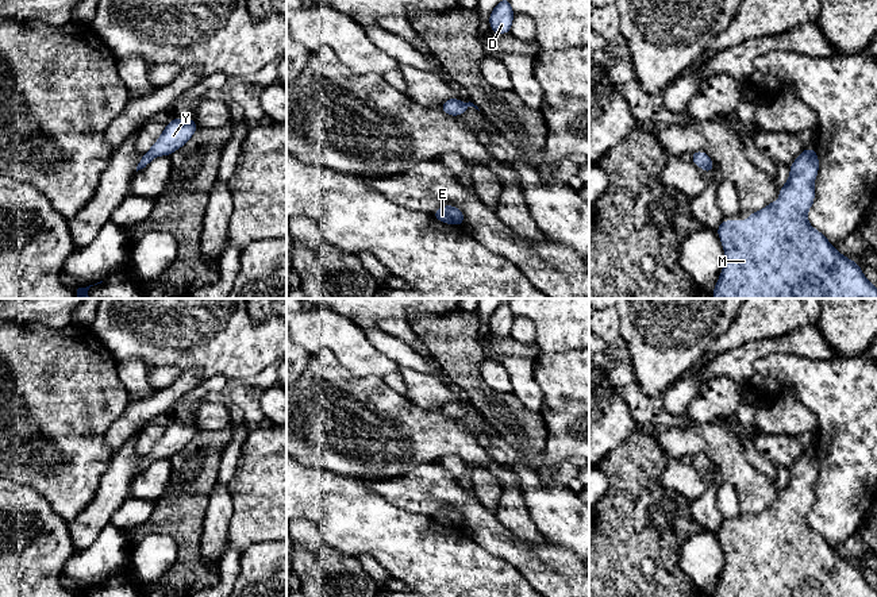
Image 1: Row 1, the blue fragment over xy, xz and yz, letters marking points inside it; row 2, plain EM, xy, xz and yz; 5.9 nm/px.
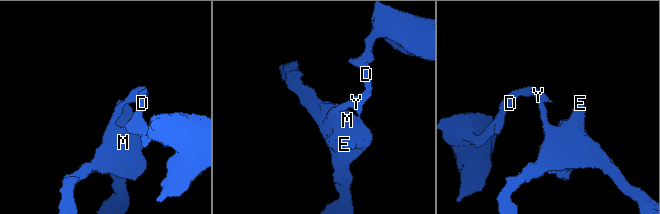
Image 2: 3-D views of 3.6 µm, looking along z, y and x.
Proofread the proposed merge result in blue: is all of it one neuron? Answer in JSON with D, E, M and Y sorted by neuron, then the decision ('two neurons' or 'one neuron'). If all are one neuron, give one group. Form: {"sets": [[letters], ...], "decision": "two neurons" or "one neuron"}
{"sets": [["D", "E", "M", "Y"]], "decision": "one neuron"}

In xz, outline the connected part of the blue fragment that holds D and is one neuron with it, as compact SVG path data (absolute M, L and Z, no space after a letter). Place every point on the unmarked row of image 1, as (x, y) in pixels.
M505 298L491 315L491 332L496 336L509 336L513 319L515 315Z

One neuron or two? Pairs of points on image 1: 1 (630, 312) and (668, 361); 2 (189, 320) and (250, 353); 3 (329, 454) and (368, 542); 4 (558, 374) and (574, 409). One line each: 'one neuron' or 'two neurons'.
1: one neuron
2: one neuron
3: two neurons
4: one neuron

